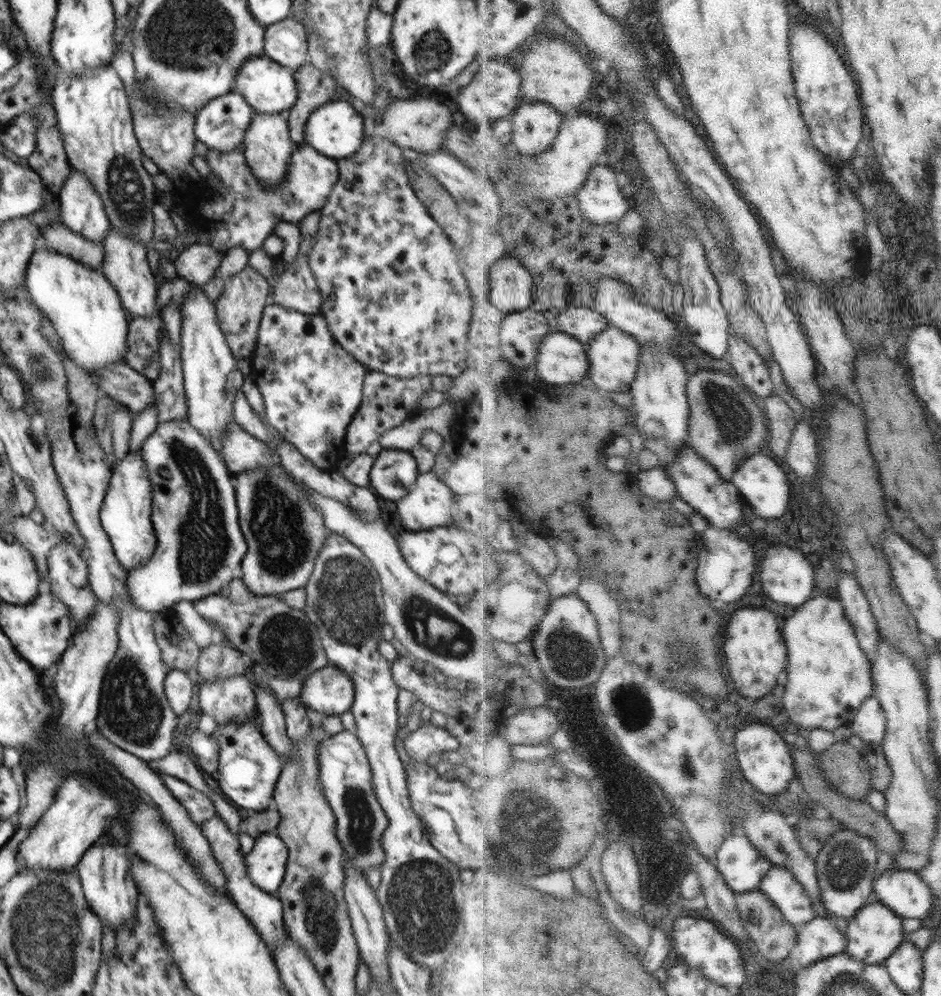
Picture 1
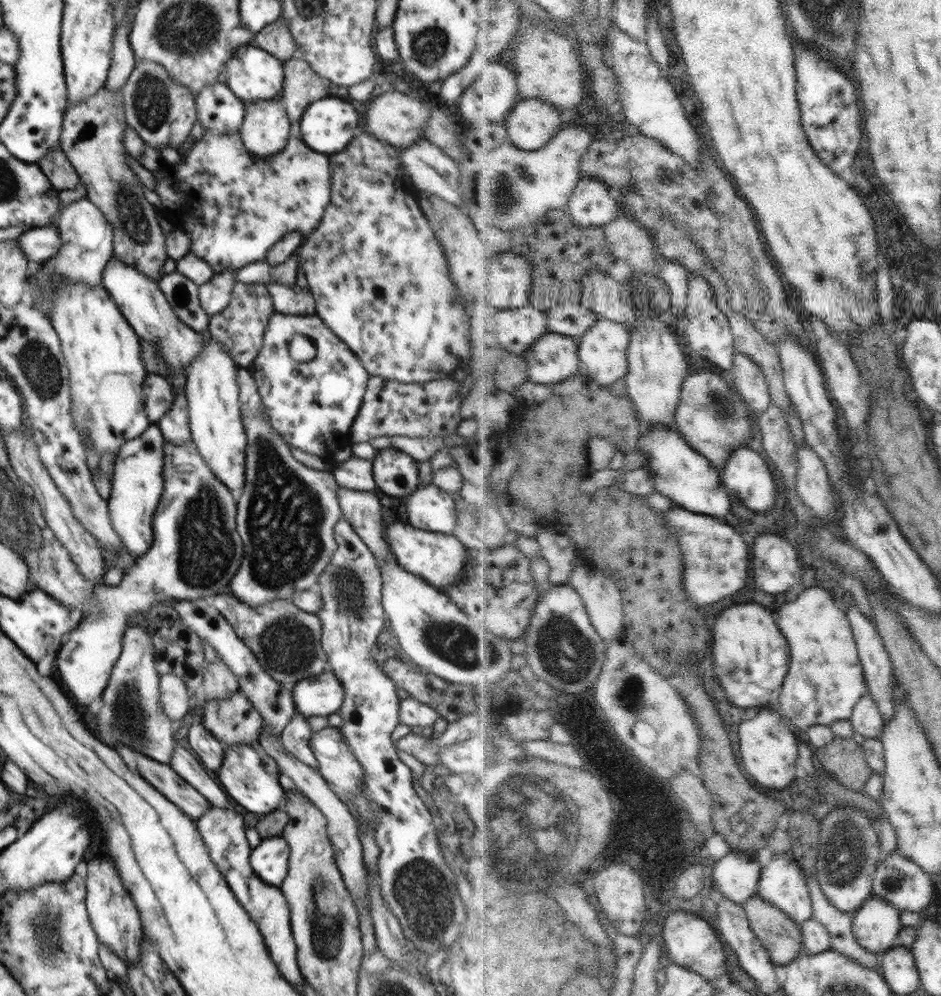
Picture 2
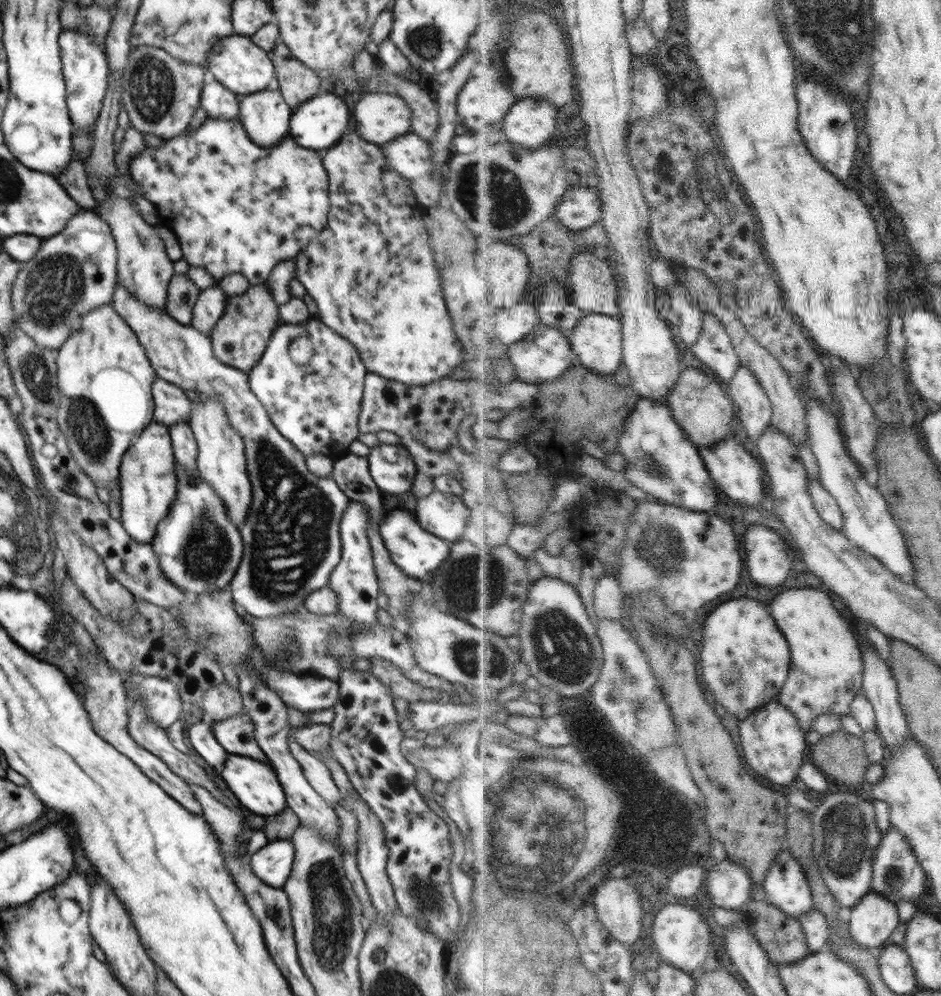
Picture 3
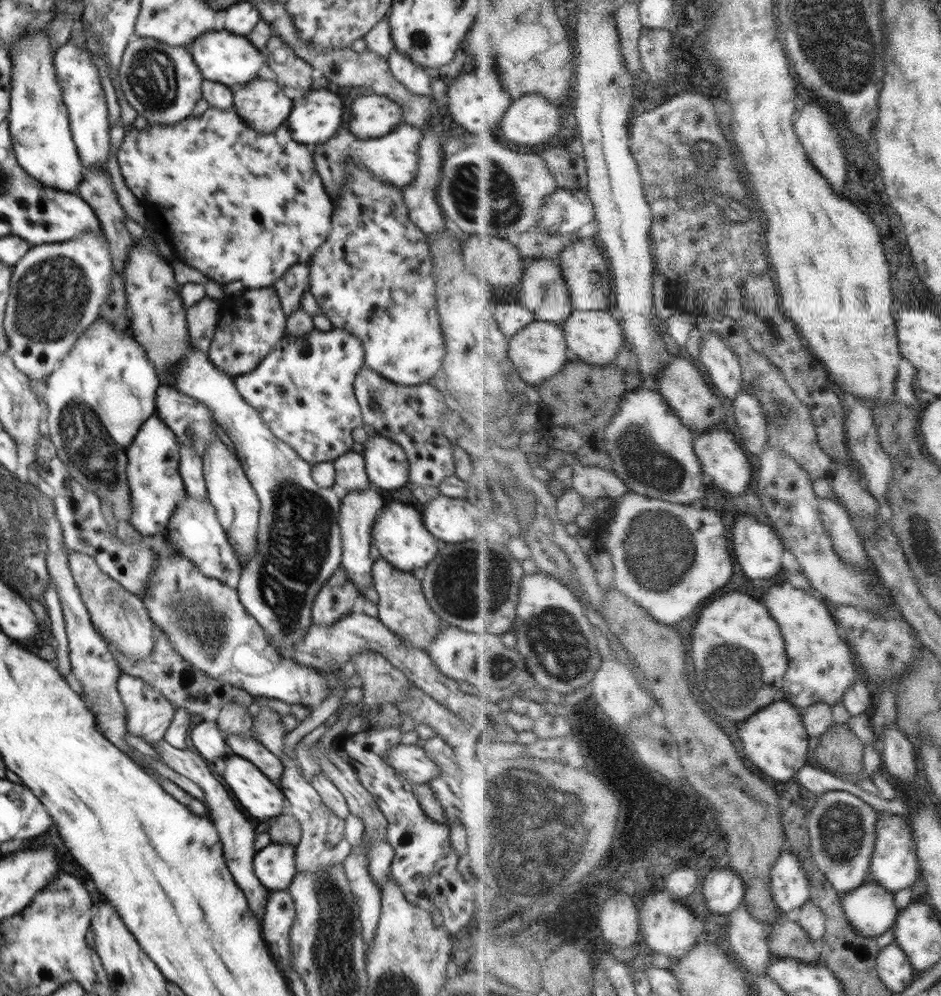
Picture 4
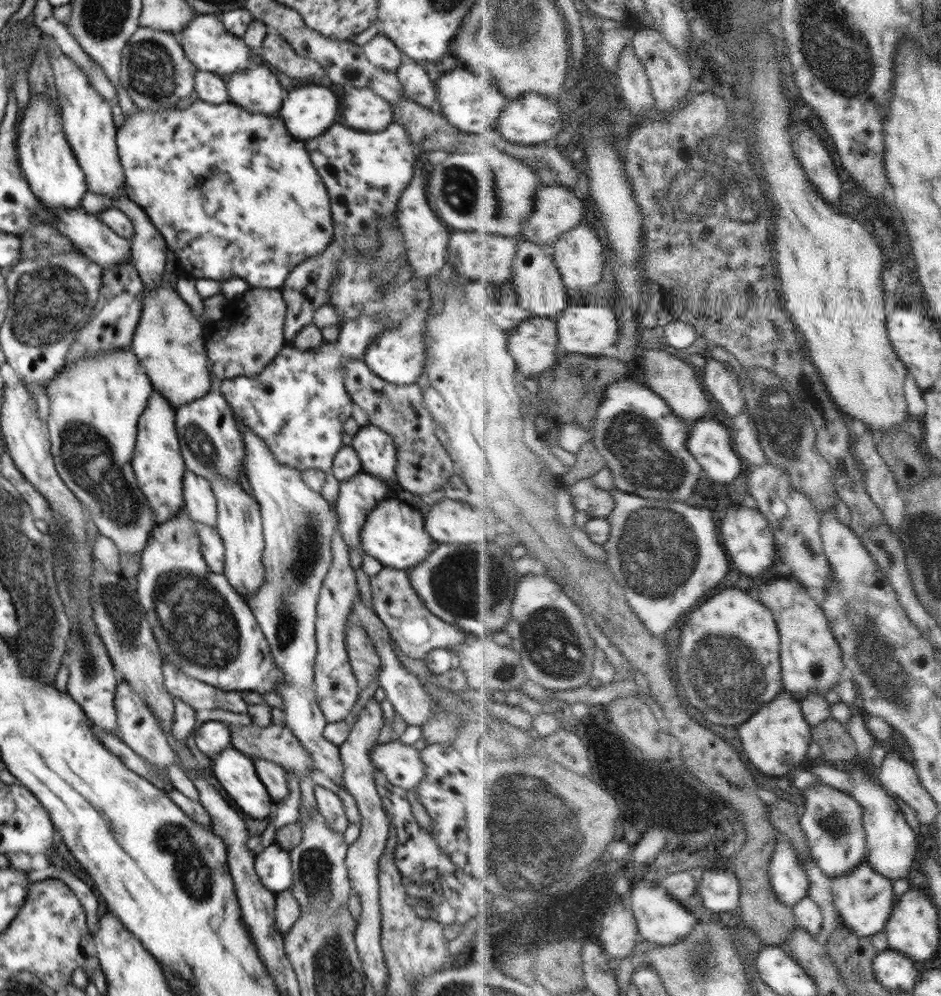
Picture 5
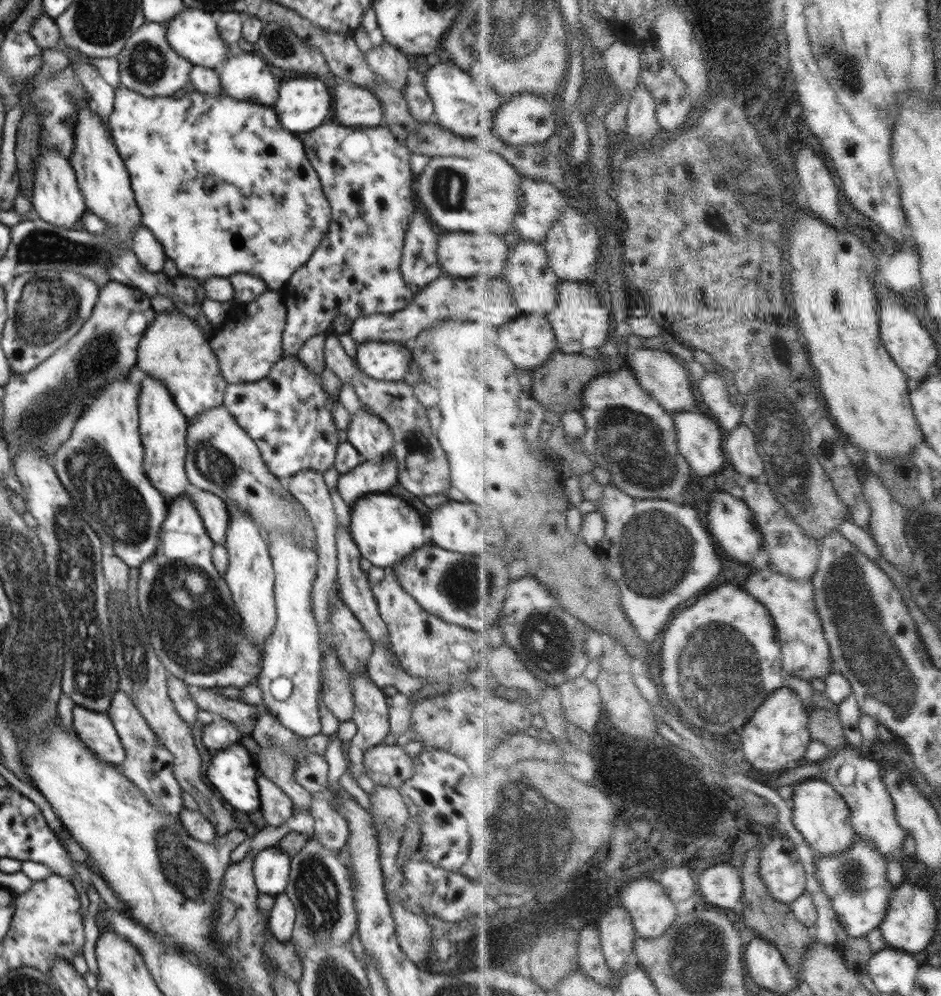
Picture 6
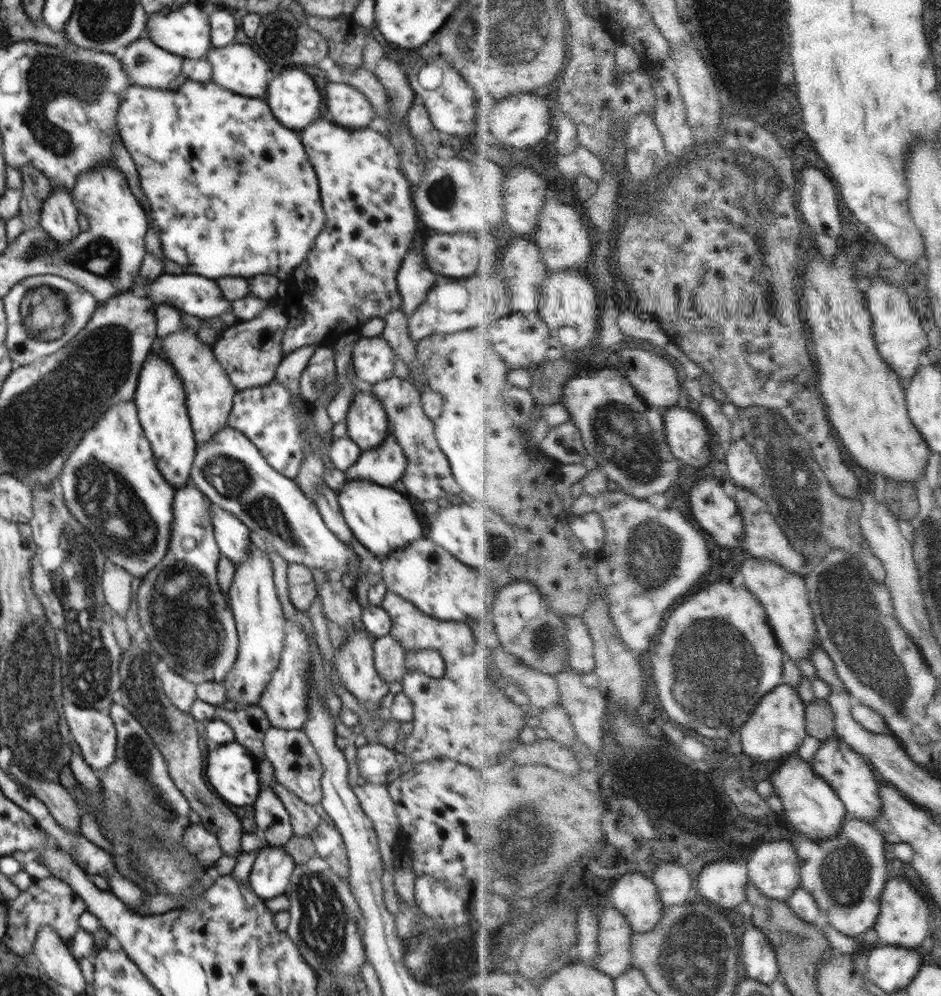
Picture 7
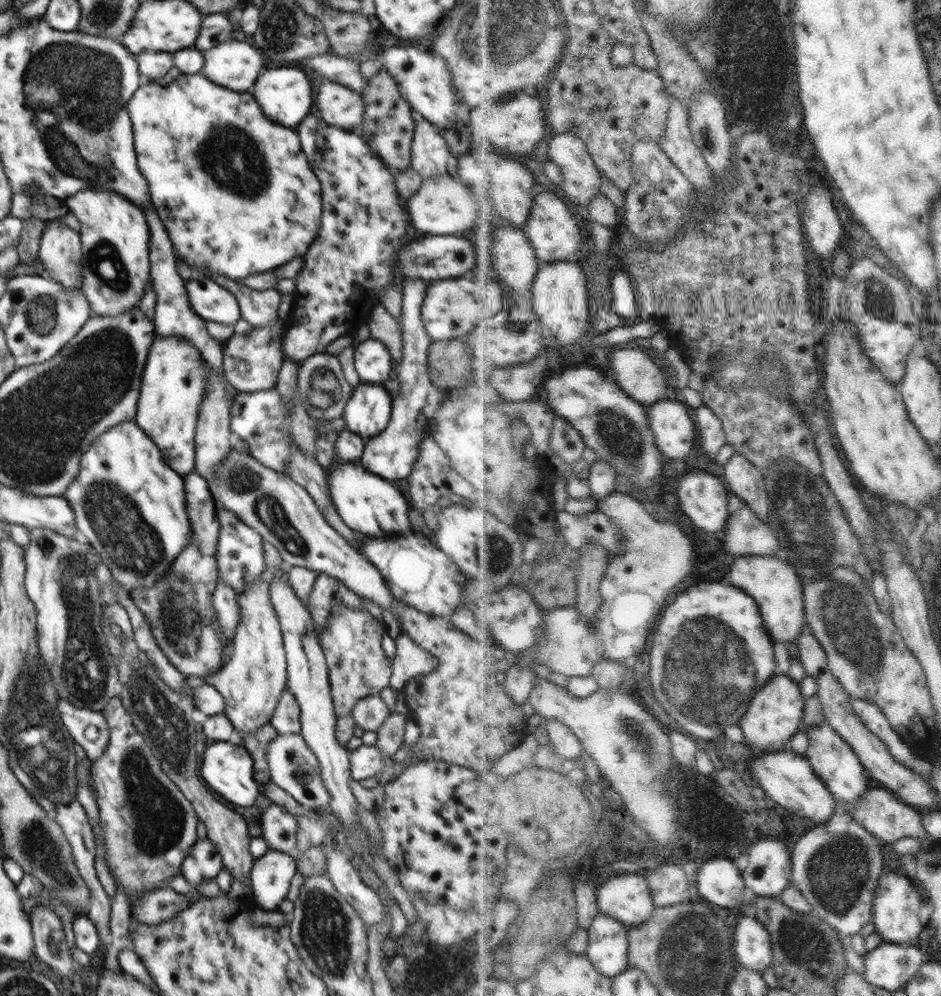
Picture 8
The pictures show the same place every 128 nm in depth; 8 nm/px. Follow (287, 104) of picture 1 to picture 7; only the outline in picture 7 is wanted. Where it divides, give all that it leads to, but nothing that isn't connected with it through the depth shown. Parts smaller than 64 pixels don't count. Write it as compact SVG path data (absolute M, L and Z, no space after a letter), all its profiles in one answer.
M187 2L182 6L174 5L160 13L148 16L146 32L149 38L160 48L183 58L205 58L213 50L210 31L210 9L202 8L194 2Z

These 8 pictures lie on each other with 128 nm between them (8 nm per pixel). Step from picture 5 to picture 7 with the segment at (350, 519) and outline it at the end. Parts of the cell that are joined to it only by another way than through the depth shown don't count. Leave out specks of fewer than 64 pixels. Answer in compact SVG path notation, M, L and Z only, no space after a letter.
M390 429L382 444L361 452L358 461L345 471L345 480L372 481L382 487L391 487L402 479L406 468L407 459Z

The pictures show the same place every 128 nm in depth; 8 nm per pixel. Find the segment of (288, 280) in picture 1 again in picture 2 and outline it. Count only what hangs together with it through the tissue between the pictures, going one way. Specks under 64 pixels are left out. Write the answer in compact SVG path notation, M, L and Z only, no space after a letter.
M267 283L274 309L285 315L314 315L316 301L310 288L301 288L297 283Z

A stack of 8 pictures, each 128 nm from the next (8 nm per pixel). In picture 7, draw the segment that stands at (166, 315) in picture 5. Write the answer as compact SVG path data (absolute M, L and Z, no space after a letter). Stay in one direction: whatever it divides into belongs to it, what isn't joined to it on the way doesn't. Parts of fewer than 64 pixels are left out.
M184 329L184 331L170 333L166 337L157 338L152 345L151 352L162 354L166 358L166 362L172 364L172 368L176 370L178 378L184 384L186 406L188 406L188 416L190 416L196 444L200 445L200 443L210 441L218 429L226 427L237 391L222 365L216 360L212 348L202 343L197 334L186 332Z

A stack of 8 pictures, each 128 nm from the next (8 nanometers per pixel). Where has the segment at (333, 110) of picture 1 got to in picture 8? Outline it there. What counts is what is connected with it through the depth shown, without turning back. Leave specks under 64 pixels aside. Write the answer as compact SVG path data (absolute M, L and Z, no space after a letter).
M276 68L276 70L264 71L254 82L250 92L270 121L274 120L274 123L293 129L306 119L314 106L312 82L302 70L296 70L296 68Z

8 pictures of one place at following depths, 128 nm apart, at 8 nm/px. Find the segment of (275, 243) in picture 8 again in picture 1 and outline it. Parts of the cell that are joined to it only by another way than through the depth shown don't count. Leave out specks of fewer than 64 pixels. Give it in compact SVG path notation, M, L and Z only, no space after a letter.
M308 143L295 146L286 168L284 182L274 190L264 188L258 182L250 166L246 164L245 155L240 148L228 154L208 148L204 159L214 175L214 180L218 181L220 190L210 189L205 185L196 186L193 190L205 189L209 198L220 195L228 204L229 212L224 223L208 232L212 238L210 242L206 242L221 255L227 254L236 245L242 245L249 254L262 248L264 241L274 234L274 227L278 222L283 220L296 224L301 222L307 214L321 210L339 179L336 160L319 153Z

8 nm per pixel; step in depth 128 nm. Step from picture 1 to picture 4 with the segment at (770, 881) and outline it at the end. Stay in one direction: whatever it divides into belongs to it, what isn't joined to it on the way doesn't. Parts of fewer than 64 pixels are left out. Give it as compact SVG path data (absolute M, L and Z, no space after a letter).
M787 849L782 853L773 872L773 888L781 910L792 912L812 898L811 880L800 857Z

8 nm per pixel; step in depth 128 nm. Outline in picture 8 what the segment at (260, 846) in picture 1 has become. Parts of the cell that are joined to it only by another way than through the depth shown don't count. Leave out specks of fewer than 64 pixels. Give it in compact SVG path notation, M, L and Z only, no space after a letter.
M268 849L252 865L252 897L259 909L274 911L286 899L292 877L297 874L294 854Z

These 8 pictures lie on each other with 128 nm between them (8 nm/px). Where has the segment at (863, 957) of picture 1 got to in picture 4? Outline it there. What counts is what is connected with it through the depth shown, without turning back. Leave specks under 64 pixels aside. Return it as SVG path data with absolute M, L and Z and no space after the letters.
M872 878L848 892L843 900L846 915L861 936L879 938L886 935L897 926L901 916L896 893Z

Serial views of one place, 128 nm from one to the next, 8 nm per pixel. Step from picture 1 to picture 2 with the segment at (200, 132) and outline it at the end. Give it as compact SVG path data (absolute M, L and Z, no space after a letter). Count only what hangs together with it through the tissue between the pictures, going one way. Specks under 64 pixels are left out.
M214 82L202 88L195 96L197 119L205 130L214 130L216 134L230 134L239 132L245 116L245 102L238 98L225 83Z

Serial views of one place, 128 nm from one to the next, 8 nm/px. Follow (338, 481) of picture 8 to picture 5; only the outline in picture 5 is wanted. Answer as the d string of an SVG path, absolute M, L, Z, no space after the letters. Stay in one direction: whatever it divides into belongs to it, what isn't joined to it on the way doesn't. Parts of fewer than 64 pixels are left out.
M388 498L368 514L361 531L360 544L363 553L376 558L382 566L407 571L420 564L424 558L428 558L430 552L433 552L438 545L427 534L424 516L418 510L410 508L400 500L388 500Z

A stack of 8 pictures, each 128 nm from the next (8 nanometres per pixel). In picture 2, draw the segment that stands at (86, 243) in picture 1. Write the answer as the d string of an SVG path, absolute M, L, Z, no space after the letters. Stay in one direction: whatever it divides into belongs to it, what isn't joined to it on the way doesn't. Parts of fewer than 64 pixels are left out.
M54 224L50 227L36 227L20 234L18 245L31 264L40 264L58 255L62 237Z

